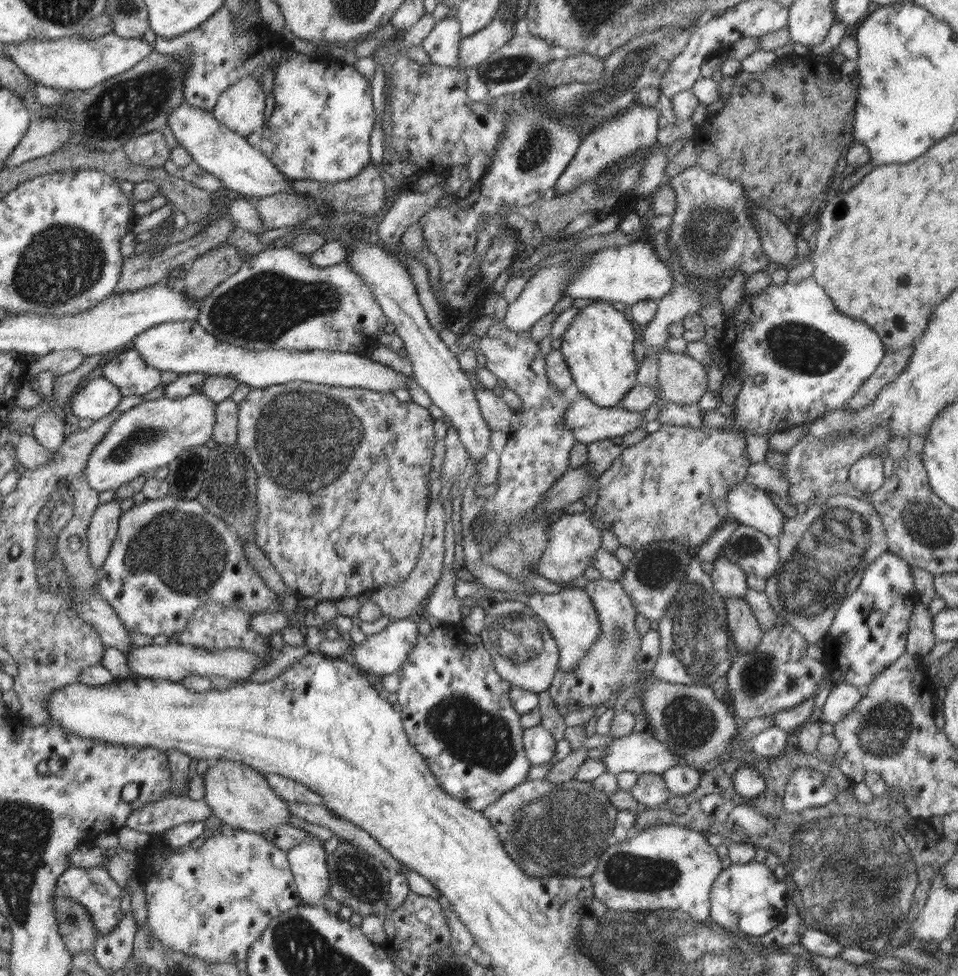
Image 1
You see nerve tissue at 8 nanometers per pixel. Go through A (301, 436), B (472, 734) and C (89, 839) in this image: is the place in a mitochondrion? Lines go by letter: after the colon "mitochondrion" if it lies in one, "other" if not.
A: mitochondrion
B: mitochondrion
C: other

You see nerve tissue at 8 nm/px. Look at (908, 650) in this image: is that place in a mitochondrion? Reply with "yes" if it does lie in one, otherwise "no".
no

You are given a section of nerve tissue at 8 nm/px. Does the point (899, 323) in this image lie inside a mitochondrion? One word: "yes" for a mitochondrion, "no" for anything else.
no

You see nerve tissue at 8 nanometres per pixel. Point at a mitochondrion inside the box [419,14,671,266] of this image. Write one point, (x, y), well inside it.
(624, 76)

